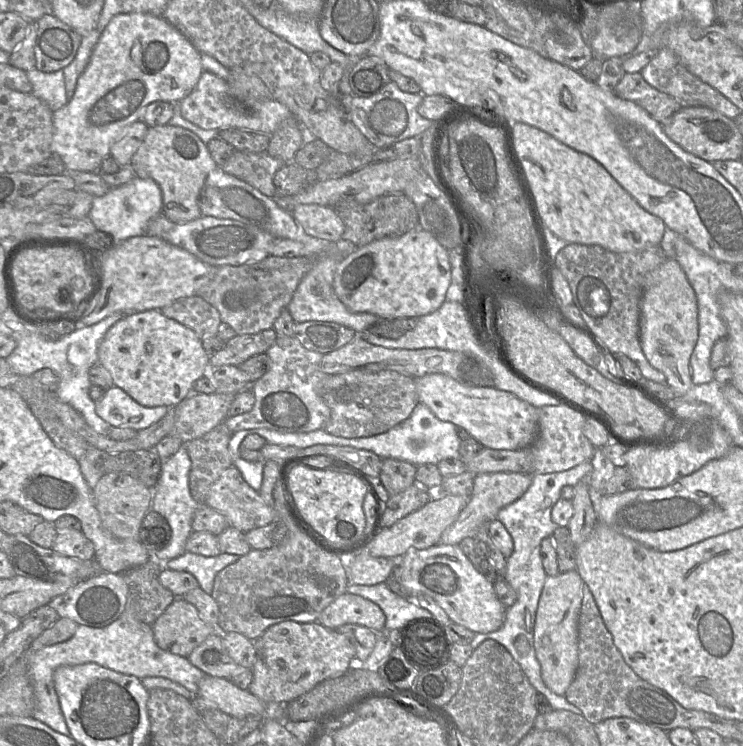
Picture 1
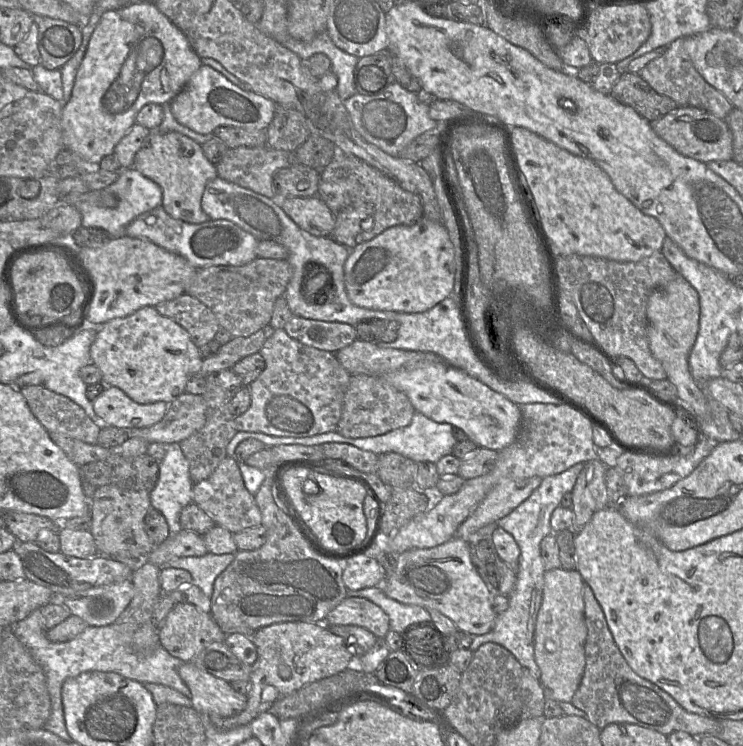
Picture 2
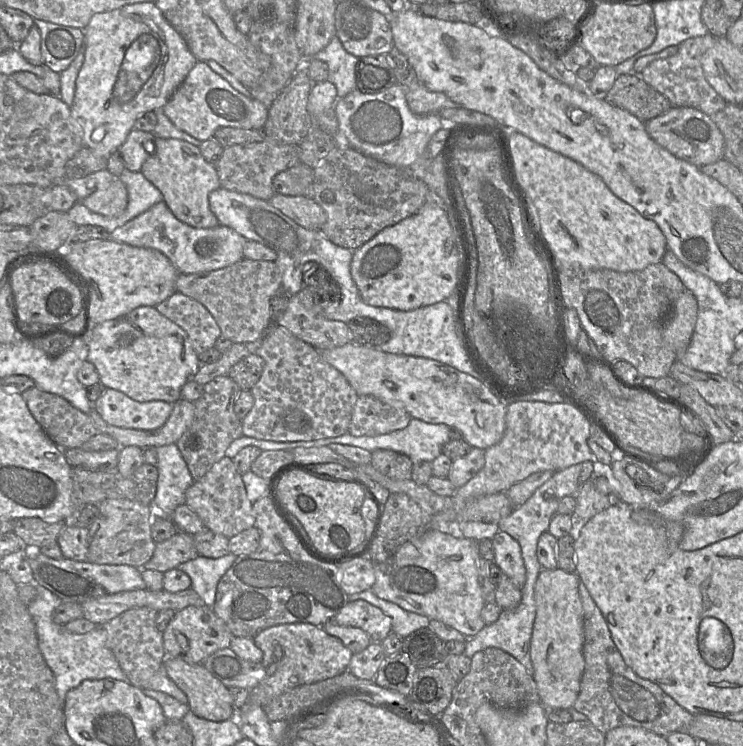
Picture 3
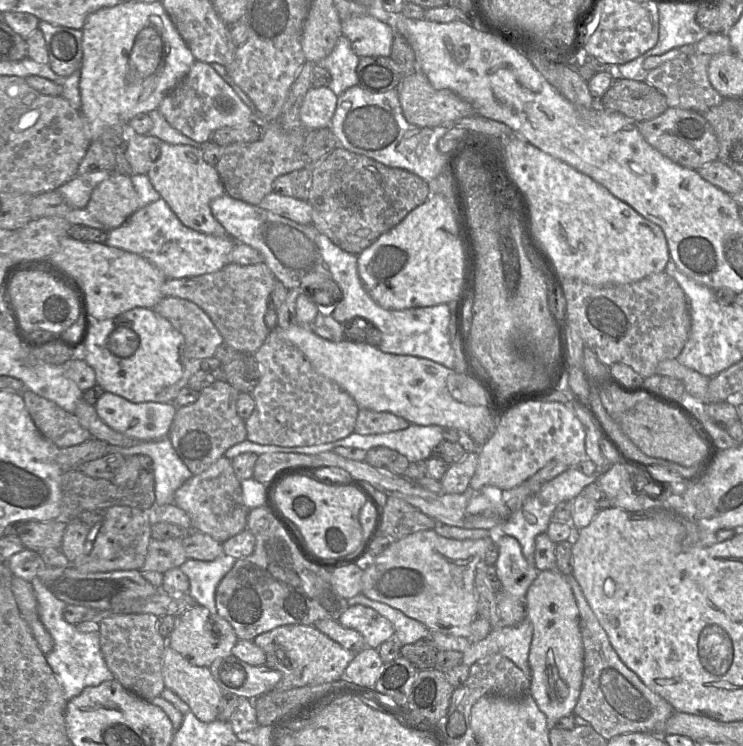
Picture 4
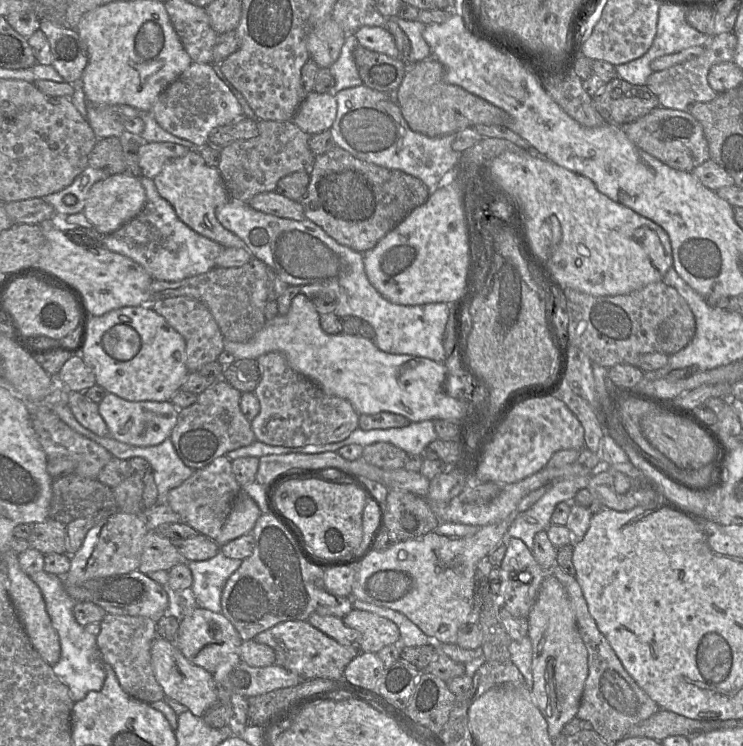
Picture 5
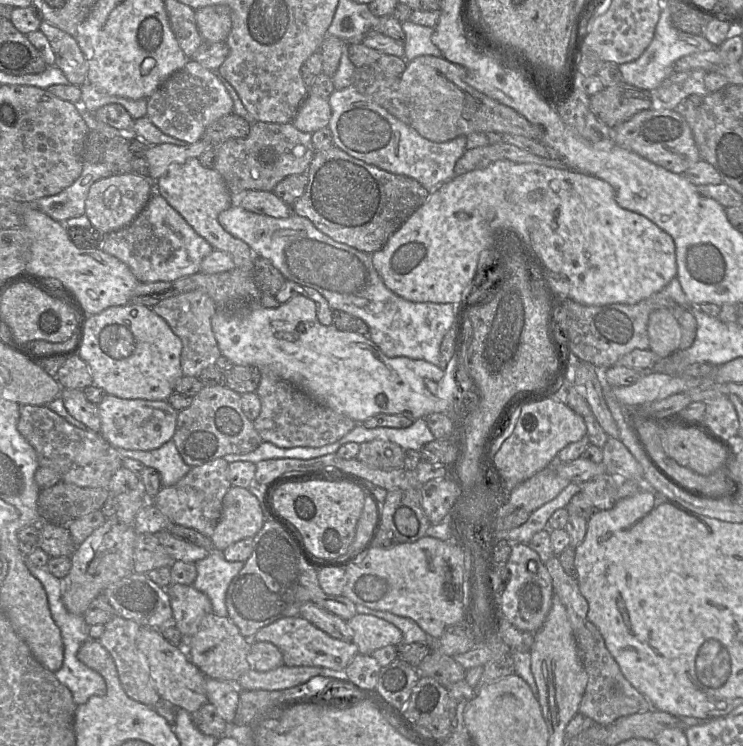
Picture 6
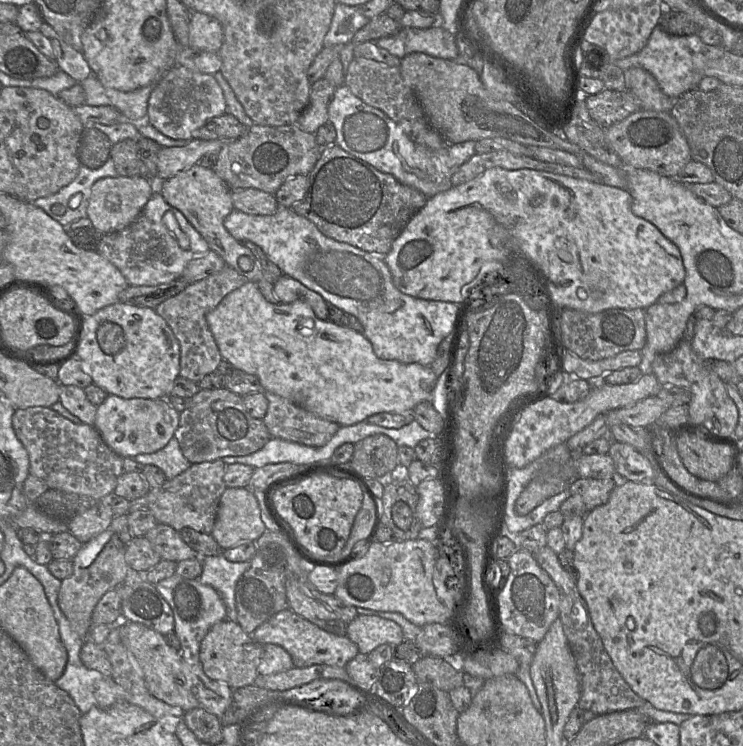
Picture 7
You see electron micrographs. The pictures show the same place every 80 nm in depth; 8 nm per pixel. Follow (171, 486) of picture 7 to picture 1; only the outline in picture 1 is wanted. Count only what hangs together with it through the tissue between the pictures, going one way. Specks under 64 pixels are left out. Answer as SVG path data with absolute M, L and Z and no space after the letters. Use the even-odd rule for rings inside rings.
M232 465L212 484L205 504L223 514L231 527L246 533L266 526L275 520L275 513L264 501L260 493L244 480L239 470Z

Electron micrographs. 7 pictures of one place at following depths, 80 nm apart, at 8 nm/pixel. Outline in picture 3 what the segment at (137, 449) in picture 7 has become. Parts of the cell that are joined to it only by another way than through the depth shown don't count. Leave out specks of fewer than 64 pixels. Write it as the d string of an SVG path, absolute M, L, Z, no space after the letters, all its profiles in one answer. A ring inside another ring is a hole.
M106 388L94 403L94 408L112 426L155 430L165 424L173 404L160 400L138 402L118 390Z

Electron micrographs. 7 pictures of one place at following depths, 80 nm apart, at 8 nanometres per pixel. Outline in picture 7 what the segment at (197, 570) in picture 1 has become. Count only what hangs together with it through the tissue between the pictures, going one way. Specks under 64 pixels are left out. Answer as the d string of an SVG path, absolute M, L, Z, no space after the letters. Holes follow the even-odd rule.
M223 554L199 558L202 573L198 580L217 591L226 607L227 618L237 621L235 588L239 579L250 568L250 561L230 562Z

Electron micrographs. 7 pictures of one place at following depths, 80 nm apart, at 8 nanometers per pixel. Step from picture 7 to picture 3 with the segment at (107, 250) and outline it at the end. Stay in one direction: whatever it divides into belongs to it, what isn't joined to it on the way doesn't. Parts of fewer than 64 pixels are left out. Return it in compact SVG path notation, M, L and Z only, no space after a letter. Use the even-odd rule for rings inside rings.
M161 201L116 228L109 238L135 247L152 248L163 253L179 274L209 272L232 265L244 258L243 247L247 239L234 229L218 225L213 228L194 228L179 221Z

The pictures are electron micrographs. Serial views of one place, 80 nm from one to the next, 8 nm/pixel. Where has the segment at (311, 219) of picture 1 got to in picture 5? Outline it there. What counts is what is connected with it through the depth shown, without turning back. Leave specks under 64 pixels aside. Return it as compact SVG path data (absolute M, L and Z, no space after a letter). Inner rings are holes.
M275 191L255 195L248 205L260 212L284 219L302 221L305 219L303 207L299 201L288 199Z

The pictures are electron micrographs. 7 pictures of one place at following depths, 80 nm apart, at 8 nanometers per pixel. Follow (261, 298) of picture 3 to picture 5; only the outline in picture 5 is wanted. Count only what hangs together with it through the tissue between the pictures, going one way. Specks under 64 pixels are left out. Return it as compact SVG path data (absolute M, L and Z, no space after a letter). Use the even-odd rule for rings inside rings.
M252 258L241 267L215 267L206 273L180 281L153 280L150 286L152 302L171 297L191 297L202 302L217 322L225 341L245 342L265 325L268 266Z

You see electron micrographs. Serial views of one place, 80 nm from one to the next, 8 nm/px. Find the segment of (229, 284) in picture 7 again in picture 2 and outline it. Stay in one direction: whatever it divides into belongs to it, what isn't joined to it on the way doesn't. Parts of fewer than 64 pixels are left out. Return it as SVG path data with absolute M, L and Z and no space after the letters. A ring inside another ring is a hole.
M187 293L160 303L155 308L161 315L172 319L187 330L191 340L198 347L213 340L220 327L213 311Z

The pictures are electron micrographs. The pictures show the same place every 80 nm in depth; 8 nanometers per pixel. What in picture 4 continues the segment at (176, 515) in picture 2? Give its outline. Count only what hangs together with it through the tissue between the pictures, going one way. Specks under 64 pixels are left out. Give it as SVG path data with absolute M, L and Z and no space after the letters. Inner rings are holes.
M168 436L159 440L138 442L128 447L110 444L108 453L119 453L124 457L139 454L151 457L155 476L155 506L174 503L176 490L193 476Z

